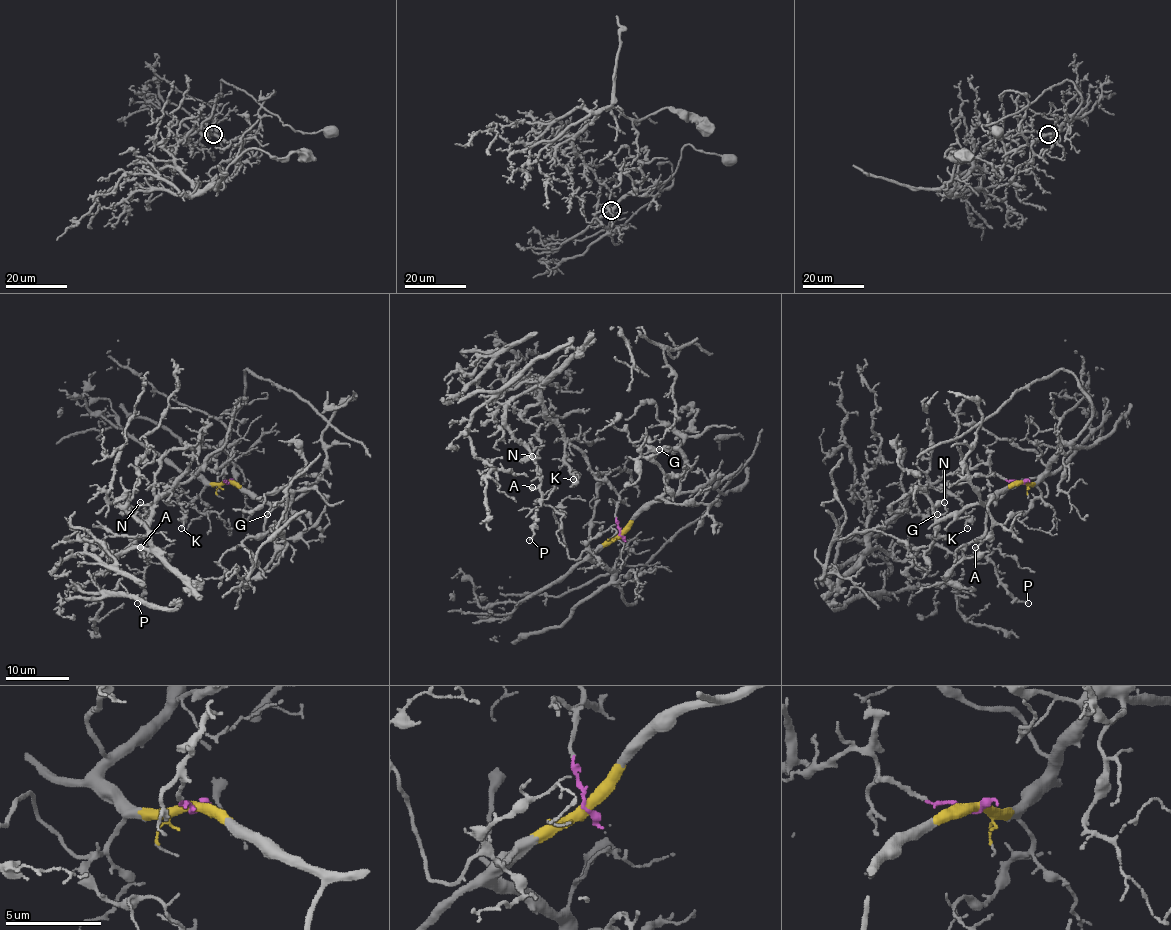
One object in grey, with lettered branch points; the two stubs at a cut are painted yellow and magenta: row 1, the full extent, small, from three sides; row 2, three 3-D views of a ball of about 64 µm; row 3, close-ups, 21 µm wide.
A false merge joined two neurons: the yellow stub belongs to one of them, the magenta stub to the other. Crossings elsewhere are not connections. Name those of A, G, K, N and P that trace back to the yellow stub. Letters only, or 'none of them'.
G

